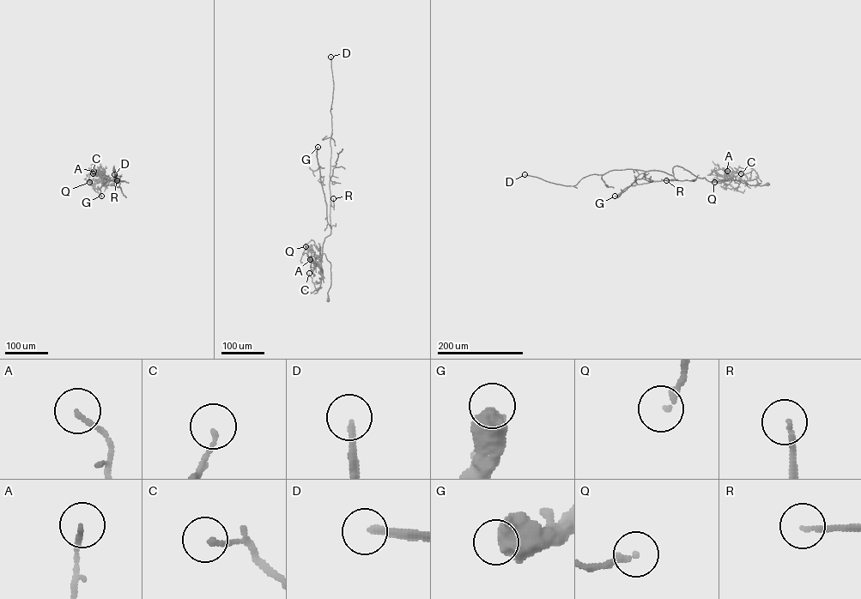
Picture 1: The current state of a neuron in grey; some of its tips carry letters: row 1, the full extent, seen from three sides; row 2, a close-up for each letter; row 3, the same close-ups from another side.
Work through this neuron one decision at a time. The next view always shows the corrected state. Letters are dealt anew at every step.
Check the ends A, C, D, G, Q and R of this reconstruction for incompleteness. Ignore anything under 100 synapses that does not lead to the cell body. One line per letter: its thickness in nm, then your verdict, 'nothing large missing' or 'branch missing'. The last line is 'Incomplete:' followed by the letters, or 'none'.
A: 150 nm thick; nothing large missing
C: 140 nm thick; nothing large missing
D: 200 nm thick; branch missing
G: 700 nm thick; nothing large missing
Q: 180 nm thick; nothing large missing
R: 150 nm thick; nothing large missing
Incomplete: D

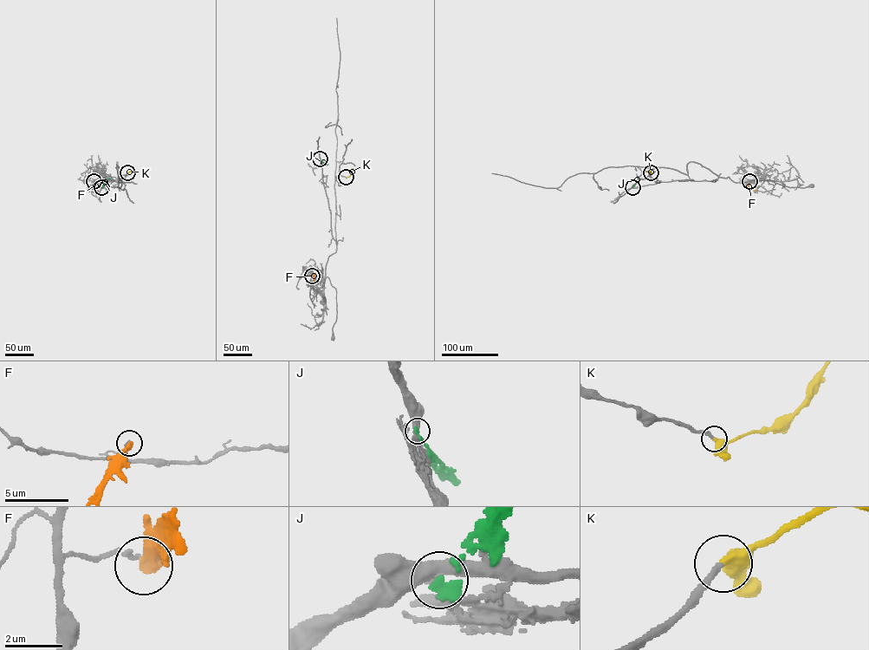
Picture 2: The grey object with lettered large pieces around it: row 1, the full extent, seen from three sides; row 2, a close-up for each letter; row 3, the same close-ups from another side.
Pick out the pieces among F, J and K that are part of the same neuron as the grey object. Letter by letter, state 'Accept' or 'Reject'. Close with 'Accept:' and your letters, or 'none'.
F: Reject
J: Reject
K: Accept
Accept: K

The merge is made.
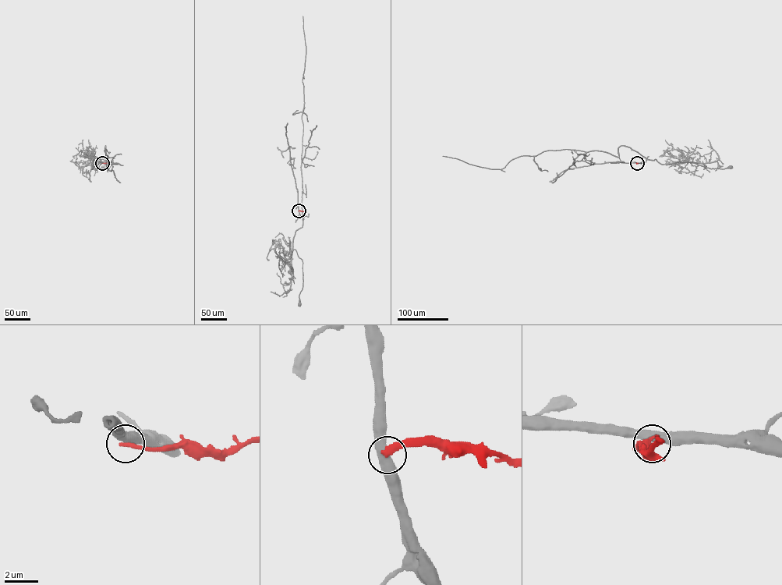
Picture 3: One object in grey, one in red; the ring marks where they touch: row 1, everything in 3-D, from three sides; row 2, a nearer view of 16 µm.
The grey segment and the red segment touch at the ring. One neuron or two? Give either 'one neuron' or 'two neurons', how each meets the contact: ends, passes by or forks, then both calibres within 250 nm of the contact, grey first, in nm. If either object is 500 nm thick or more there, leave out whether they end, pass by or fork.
two neurons; grey passes by; red ends there; 480 nm thick on the grey side, 320 nm on the other

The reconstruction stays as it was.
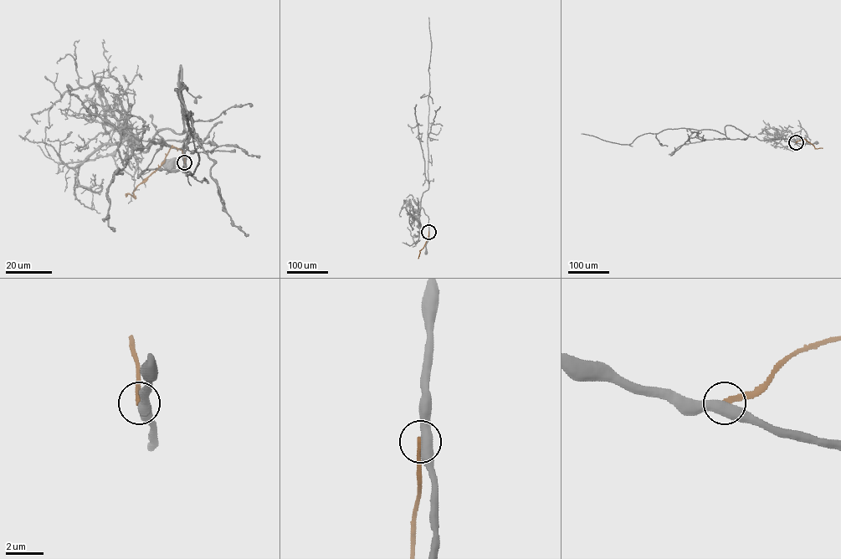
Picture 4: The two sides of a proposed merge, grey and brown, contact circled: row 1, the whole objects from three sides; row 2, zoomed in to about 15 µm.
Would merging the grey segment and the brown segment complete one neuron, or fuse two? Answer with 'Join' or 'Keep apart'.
Keep apart

